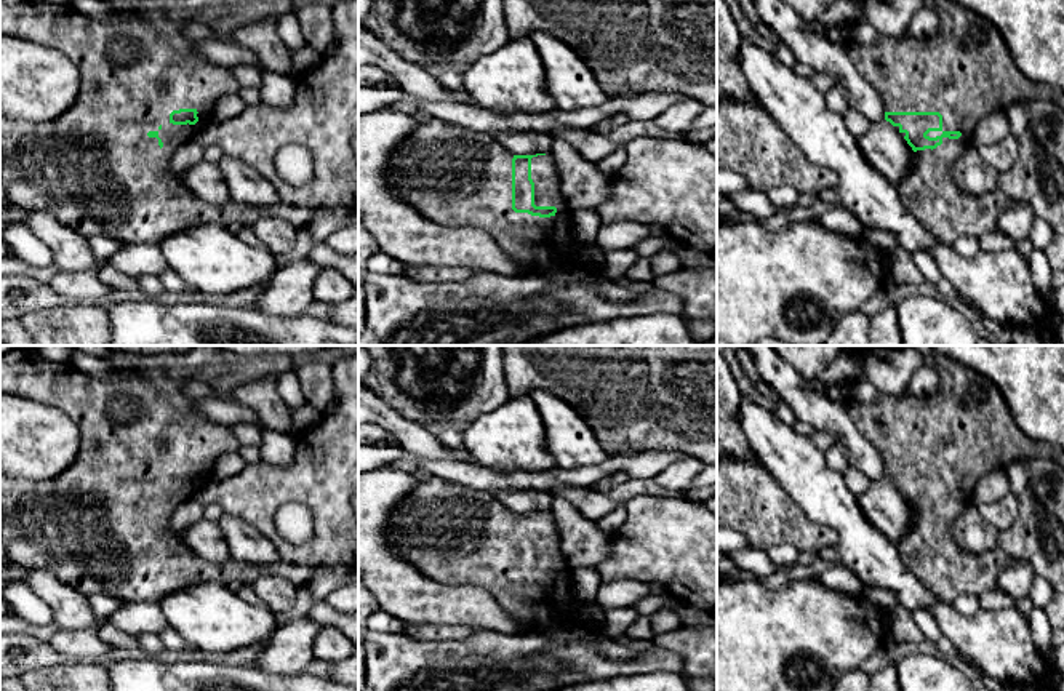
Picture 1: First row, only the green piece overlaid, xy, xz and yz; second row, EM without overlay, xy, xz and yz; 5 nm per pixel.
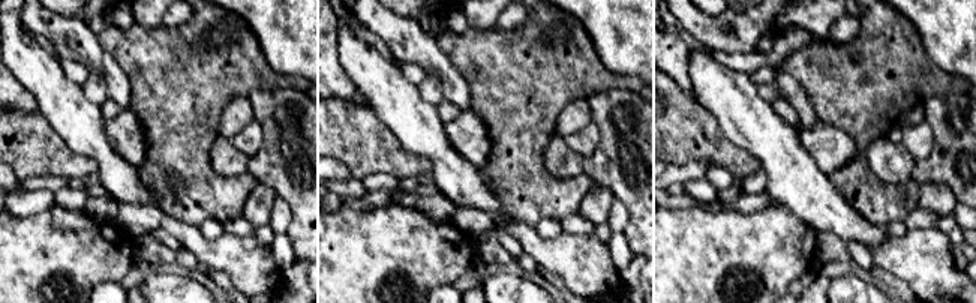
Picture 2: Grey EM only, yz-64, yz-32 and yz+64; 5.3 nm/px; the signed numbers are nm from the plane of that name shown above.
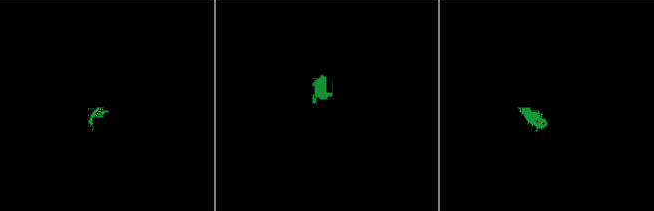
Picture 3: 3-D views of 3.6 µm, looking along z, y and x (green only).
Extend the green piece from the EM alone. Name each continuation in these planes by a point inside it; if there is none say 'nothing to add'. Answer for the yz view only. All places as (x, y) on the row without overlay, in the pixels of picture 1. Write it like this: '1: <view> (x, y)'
1: yz (964, 429)

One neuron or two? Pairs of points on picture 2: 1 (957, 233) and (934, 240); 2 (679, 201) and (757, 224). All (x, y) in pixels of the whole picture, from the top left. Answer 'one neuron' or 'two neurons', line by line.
1: two neurons
2: two neurons

